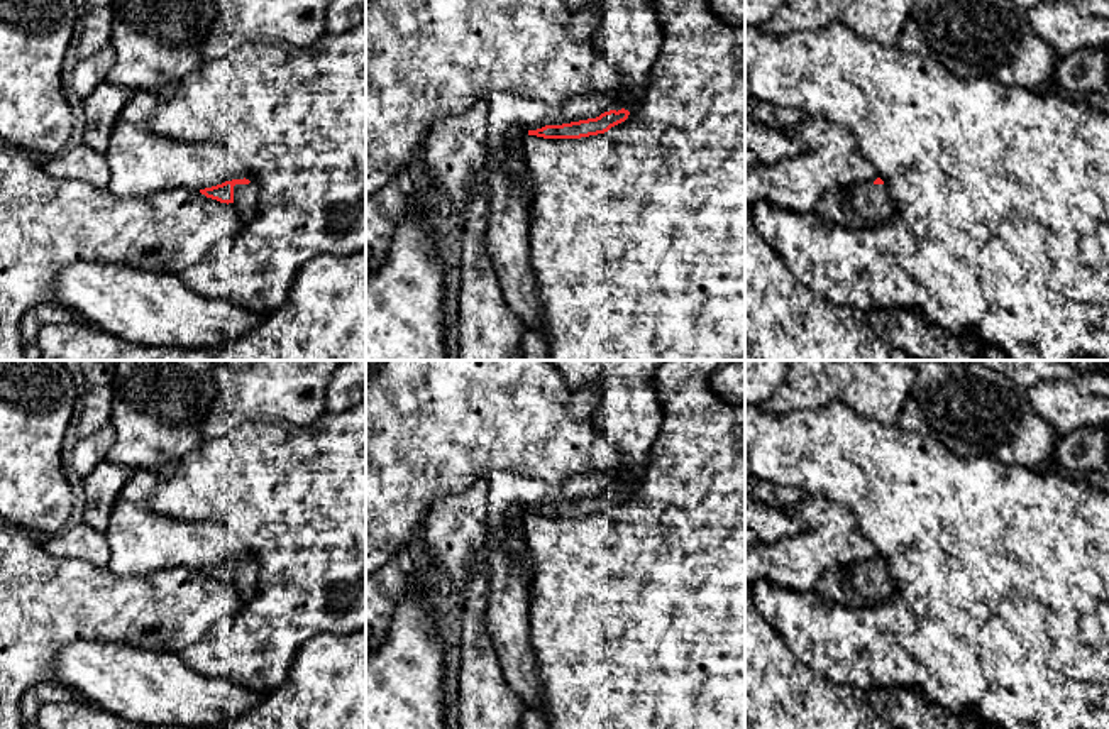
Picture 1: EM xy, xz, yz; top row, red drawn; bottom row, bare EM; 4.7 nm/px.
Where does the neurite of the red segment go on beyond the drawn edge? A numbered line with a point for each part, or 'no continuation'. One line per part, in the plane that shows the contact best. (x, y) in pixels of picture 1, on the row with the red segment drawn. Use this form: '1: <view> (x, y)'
1: xy (244, 195)
2: xz (508, 222)

